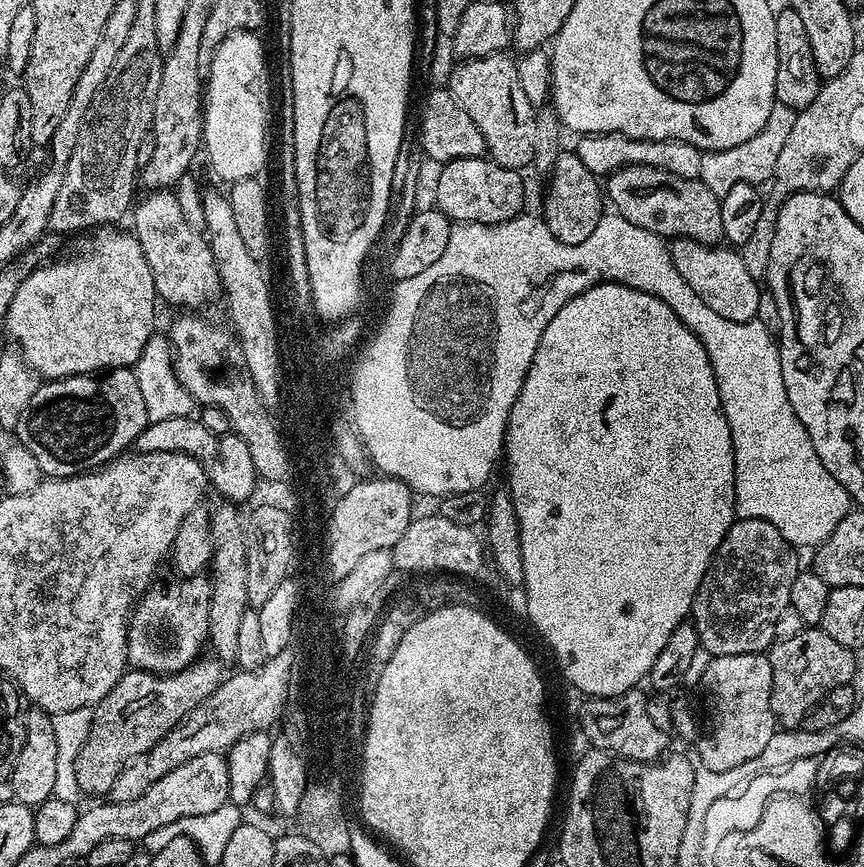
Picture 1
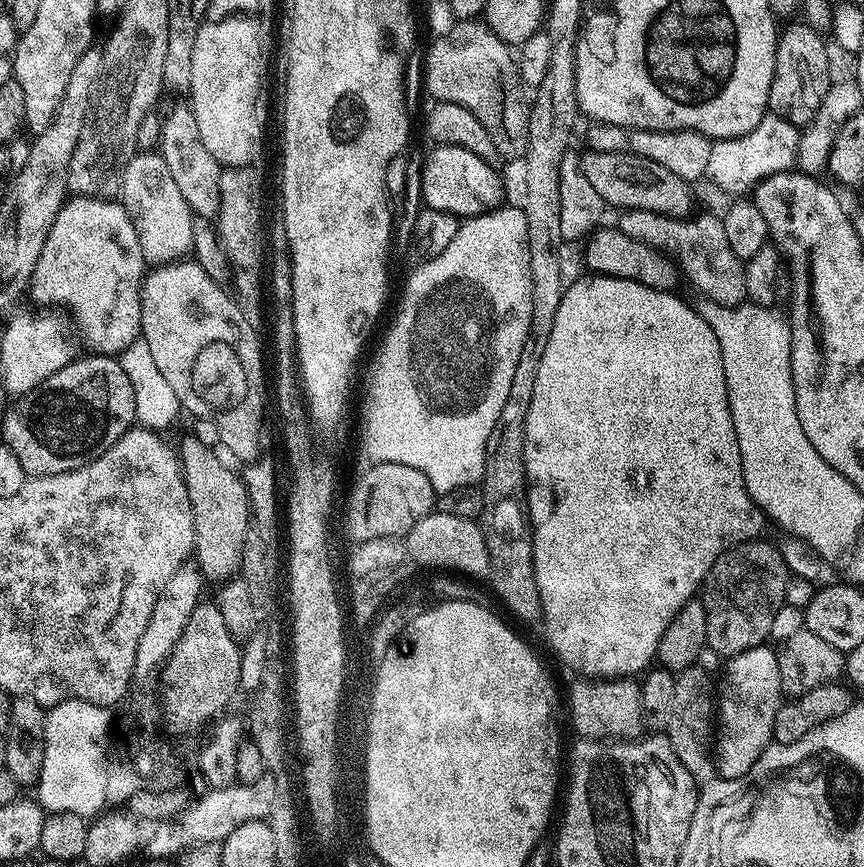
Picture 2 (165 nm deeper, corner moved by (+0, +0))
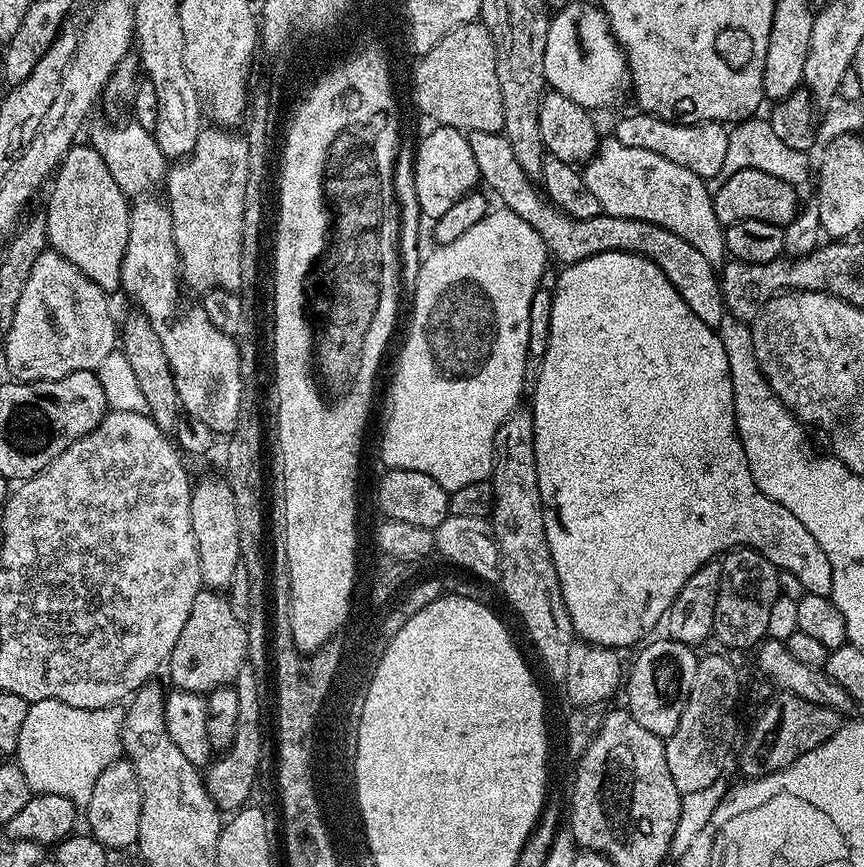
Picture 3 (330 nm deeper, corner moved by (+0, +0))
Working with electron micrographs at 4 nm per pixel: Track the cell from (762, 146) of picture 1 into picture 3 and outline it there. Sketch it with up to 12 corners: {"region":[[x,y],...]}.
{"region":[[767,119],[739,121],[726,162],[706,183],[715,194],[738,170],[801,186],[808,152],[786,146]]}

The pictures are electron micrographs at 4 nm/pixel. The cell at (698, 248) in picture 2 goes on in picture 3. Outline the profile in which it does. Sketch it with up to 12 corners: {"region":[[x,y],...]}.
{"region":[[608,138],[583,165],[603,215],[654,222],[714,266],[724,228],[698,174]]}

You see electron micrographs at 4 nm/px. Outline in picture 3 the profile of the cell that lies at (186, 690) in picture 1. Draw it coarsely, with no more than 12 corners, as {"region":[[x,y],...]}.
{"region":[[202,590],[166,672],[181,692],[235,685],[248,632]]}

